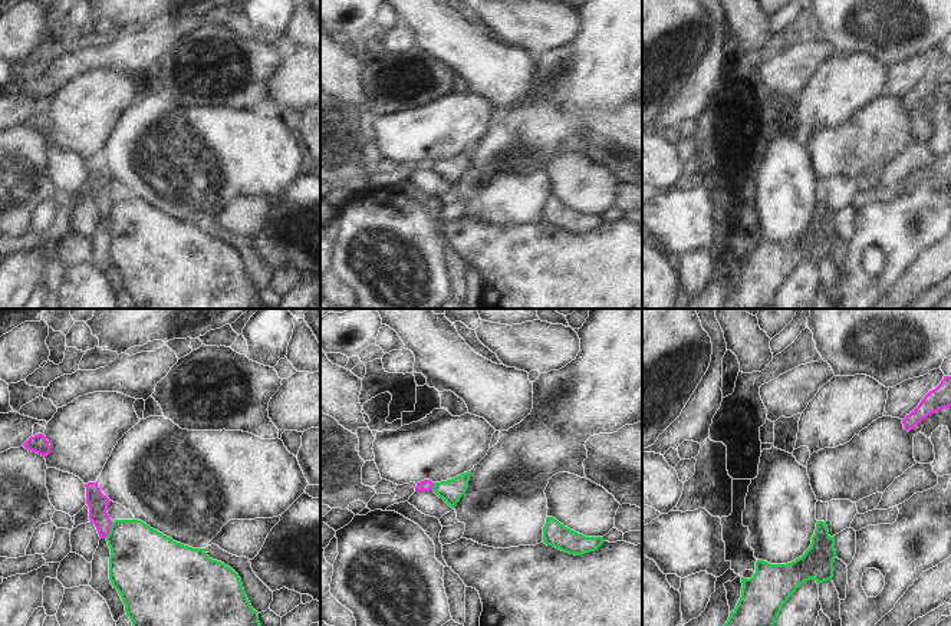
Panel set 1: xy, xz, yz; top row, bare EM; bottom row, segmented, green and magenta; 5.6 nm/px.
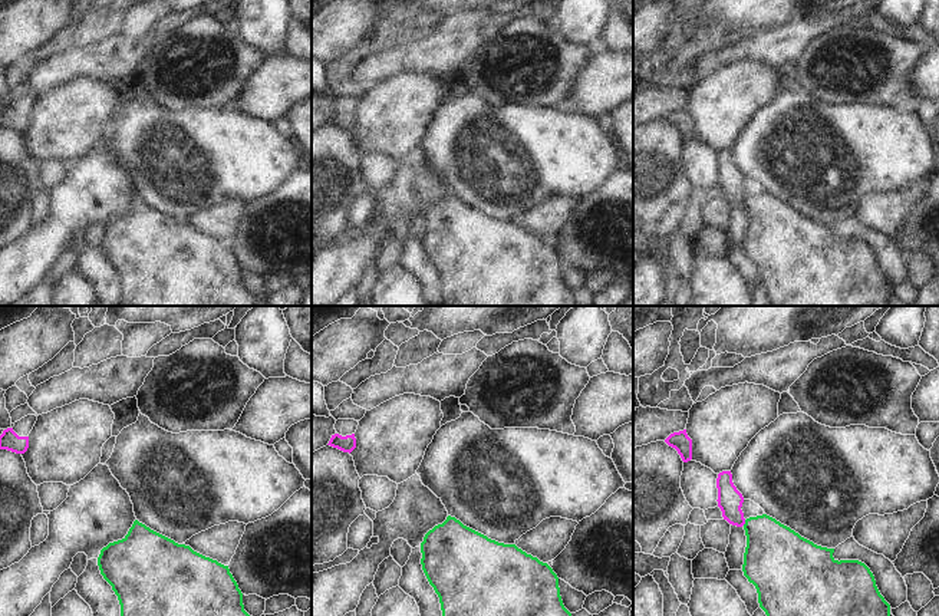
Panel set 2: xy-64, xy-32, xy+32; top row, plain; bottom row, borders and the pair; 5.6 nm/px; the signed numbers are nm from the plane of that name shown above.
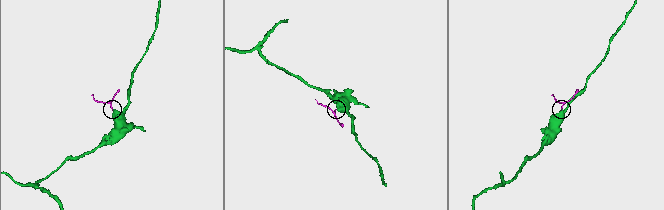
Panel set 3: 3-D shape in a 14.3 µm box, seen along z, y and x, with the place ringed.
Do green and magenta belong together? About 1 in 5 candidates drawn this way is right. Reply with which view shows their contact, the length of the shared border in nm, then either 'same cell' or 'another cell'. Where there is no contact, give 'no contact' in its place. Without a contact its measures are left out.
xy | 100 nm | another cell

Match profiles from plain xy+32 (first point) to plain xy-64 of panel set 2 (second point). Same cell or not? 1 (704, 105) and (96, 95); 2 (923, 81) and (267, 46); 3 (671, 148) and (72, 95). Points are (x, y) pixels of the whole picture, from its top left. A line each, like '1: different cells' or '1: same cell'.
1: same cell
2: different cells
3: different cells

